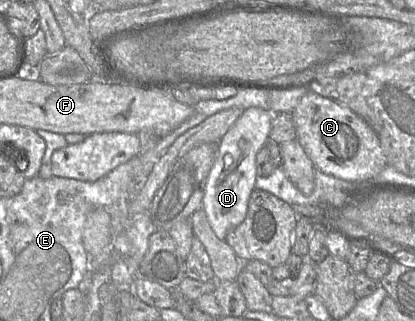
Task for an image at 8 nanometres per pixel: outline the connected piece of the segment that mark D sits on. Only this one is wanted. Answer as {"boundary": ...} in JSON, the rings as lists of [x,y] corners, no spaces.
{"boundary":[[[245,109],[217,143],[216,158],[207,178],[201,208],[220,240],[225,240],[227,234],[246,217],[250,195],[256,189],[256,154],[269,140],[272,119],[273,113],[269,110]]]}

